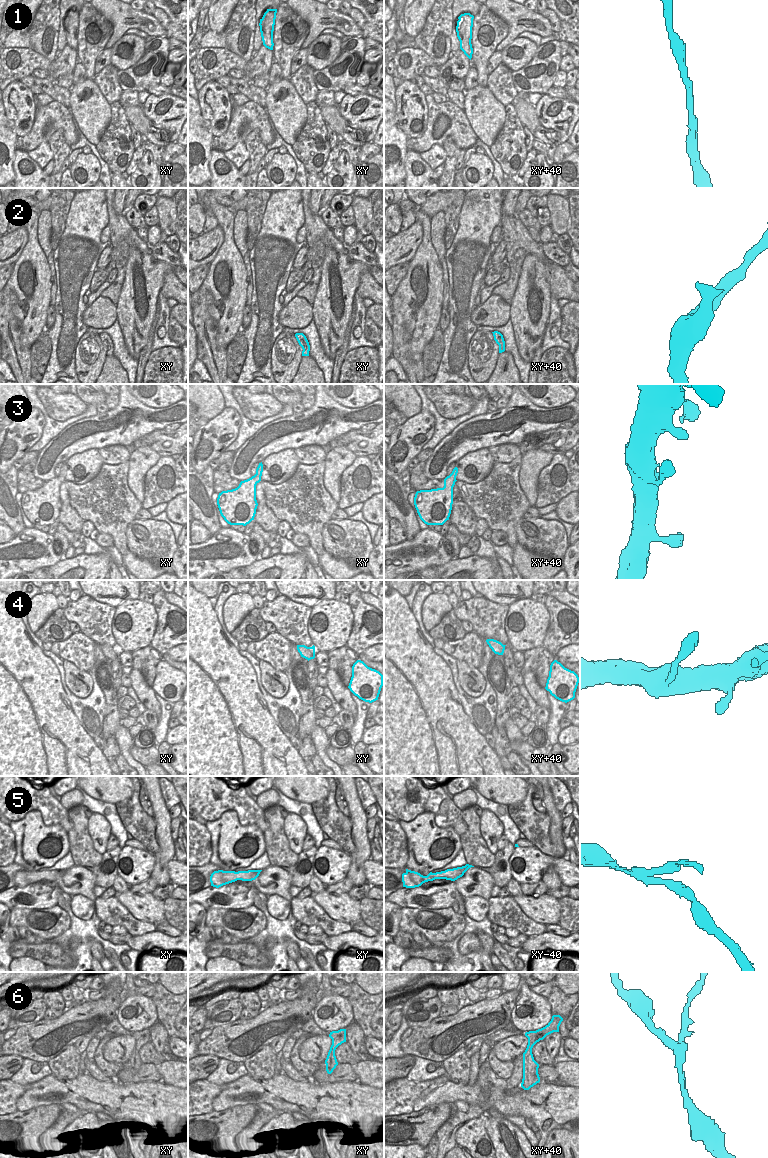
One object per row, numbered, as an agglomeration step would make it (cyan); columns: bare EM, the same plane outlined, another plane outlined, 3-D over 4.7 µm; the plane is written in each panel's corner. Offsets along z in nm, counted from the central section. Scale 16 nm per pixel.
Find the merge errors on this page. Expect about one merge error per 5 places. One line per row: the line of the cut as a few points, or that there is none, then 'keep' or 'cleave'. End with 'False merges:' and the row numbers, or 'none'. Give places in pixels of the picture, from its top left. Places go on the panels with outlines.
1: no cut | keep
2: no cut | keep
3: no cut | keep
4: no cut | keep
5: xy (224, 871), (223, 880), (226, 883) | cleave
6: xy+40 (534, 1031), (539, 1040) | cleave
False merges: 5, 6

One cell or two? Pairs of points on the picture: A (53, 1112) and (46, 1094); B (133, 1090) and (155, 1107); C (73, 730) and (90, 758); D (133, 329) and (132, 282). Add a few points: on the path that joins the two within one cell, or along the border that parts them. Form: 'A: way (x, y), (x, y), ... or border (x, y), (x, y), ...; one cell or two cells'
A: border (60, 1104), (42, 1104), (27, 1110); two cells
B: way (138, 1095), (146, 1103), (150, 1104); one cell
C: way (73, 737), (73, 741), (83, 751); one cell
D: way (133, 317), (132, 294); one cell

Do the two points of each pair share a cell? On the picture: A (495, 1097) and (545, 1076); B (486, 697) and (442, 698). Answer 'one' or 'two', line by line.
A: two
B: two

